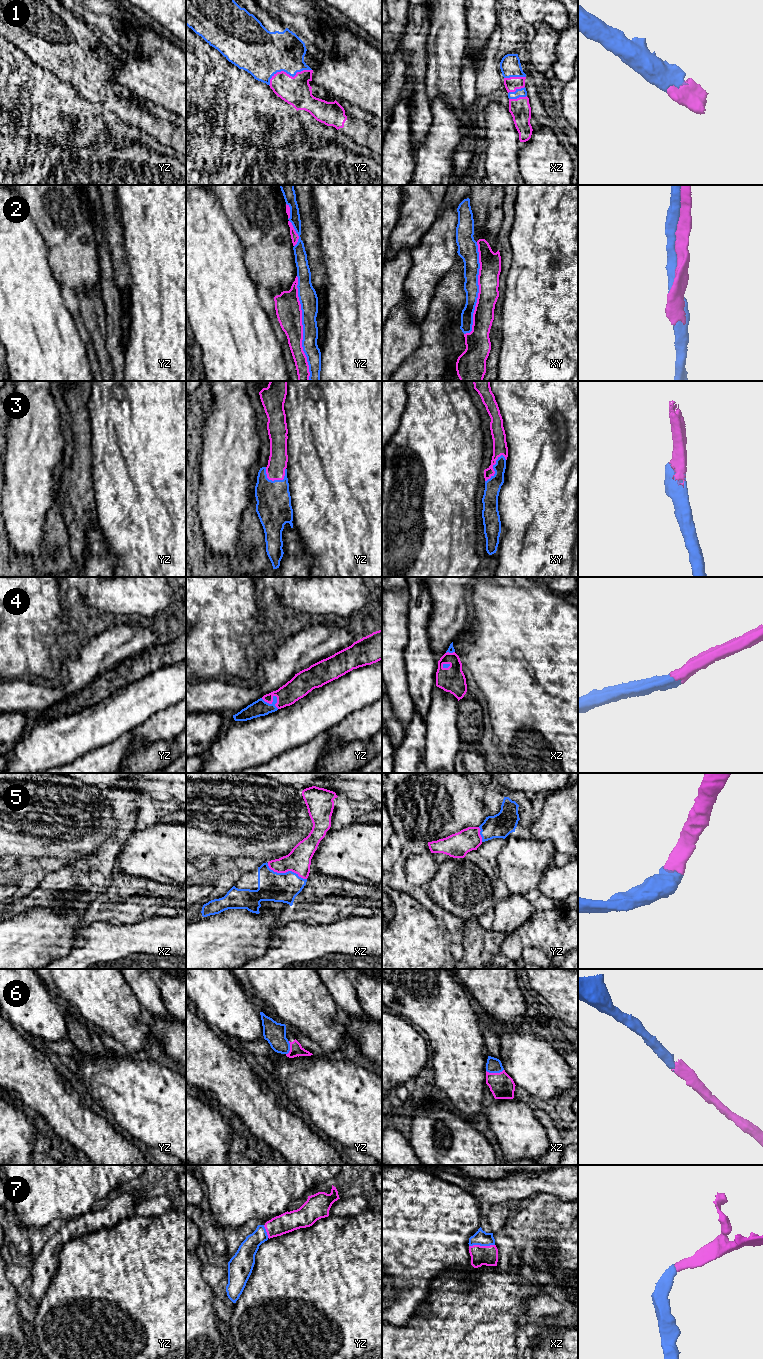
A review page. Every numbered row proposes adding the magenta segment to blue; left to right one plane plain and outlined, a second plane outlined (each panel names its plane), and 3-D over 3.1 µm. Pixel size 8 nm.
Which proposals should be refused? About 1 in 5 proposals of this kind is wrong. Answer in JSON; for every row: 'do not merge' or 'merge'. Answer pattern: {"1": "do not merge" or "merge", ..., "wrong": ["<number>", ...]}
{"1": "merge", "2": "do not merge", "3": "merge", "4": "merge", "5": "merge", "6": "merge", "7": "merge", "wrong": ["2"]}

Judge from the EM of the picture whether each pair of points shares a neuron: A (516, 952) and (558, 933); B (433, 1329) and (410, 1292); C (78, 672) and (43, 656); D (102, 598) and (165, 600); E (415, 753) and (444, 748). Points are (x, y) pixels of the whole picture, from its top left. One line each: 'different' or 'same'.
A: same
B: different
C: different
D: same
E: different

